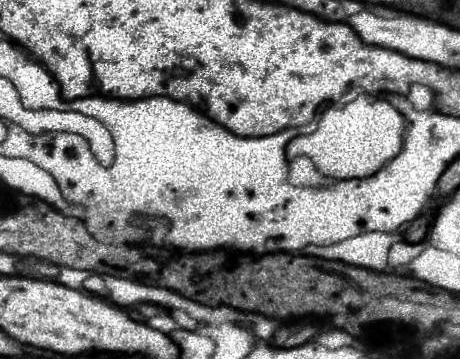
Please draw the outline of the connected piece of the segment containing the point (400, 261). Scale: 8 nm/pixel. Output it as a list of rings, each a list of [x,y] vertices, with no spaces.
[[[405,240],[392,245],[388,254],[388,264],[392,268],[398,268],[404,264],[408,264],[416,256],[418,256],[425,248],[425,241],[418,244],[410,244]]]

